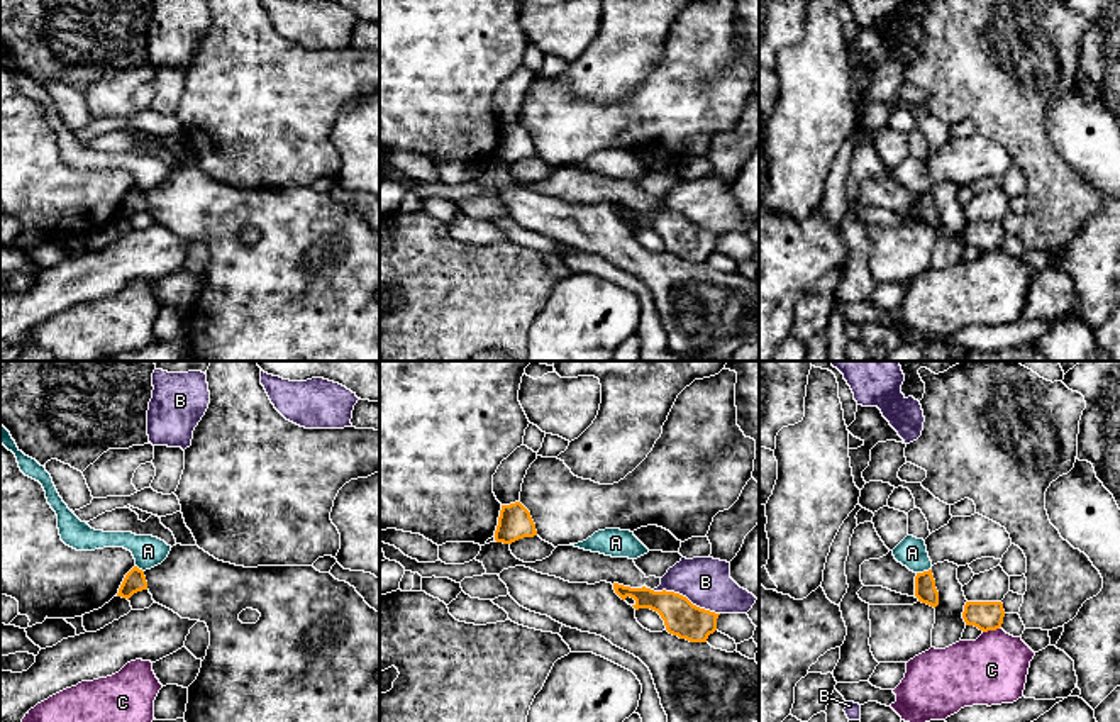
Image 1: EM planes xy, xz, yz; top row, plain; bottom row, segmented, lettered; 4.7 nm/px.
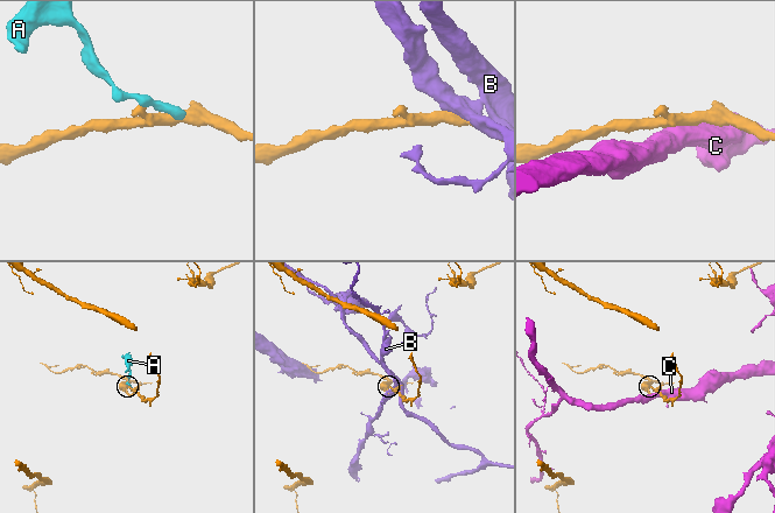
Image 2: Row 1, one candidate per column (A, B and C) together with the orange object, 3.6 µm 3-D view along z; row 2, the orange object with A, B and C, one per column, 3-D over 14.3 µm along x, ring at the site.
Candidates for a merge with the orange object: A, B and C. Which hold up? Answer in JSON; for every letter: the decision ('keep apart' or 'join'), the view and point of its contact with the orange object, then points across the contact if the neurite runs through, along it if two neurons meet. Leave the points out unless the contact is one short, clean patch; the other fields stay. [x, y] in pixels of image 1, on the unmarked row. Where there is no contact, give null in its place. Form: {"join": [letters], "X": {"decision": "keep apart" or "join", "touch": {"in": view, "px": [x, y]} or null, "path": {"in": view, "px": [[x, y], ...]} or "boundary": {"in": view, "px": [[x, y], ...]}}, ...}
{"join": [], "A": {"decision": "keep apart", "touch": {"in": "yz", "px": [924, 192]}, "boundary": {"in": "yz", "px": [[931, 188], [917, 194]]}}, "B": {"decision": "keep apart", "touch": {"in": "xz", "px": [685, 217]}}, "C": {"decision": "keep apart", "touch": {"in": "yz", "px": [992, 249]}, "boundary": {"in": "yz", "px": [[1000, 246], [983, 253]]}}}

